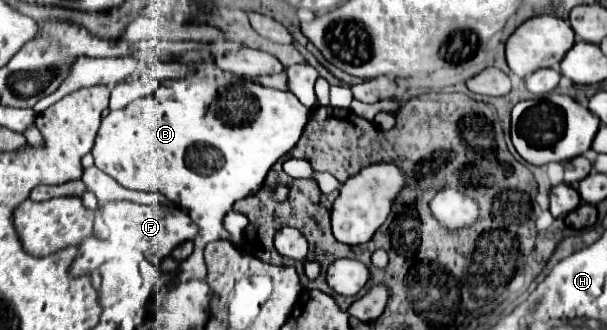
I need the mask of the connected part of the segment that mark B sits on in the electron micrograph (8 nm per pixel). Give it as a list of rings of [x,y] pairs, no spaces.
[[[212,64],[194,66],[198,68],[196,74],[182,80],[164,80],[154,94],[134,100],[122,110],[108,112],[108,116],[102,118],[102,126],[92,148],[96,168],[112,176],[120,186],[142,192],[160,192],[180,208],[186,208],[190,218],[200,226],[200,236],[194,240],[196,250],[190,258],[180,262],[180,274],[167,285],[170,288],[186,280],[206,280],[202,252],[208,242],[230,240],[230,235],[234,243],[242,239],[249,220],[243,214],[233,211],[232,204],[256,190],[264,182],[272,164],[294,148],[312,112],[290,92],[280,92],[248,82],[242,76],[224,72]]]

